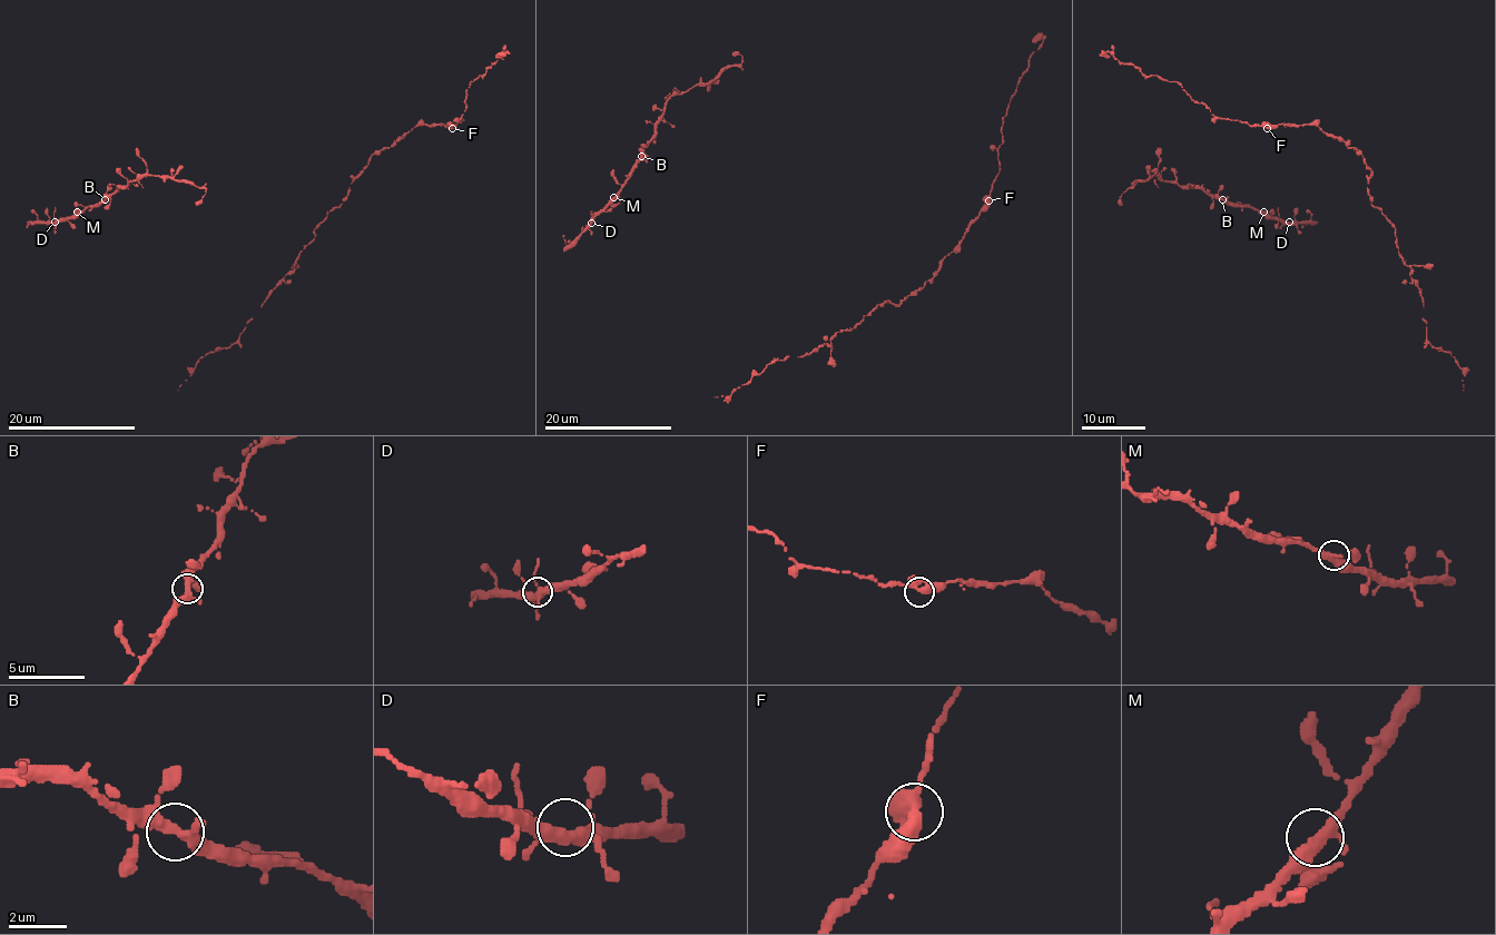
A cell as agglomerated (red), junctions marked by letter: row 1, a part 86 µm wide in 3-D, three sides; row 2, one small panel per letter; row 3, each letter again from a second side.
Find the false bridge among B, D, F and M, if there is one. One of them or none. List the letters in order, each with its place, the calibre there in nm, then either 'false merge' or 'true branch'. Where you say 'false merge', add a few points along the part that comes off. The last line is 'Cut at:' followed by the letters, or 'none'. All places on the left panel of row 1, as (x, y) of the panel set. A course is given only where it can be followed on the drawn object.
B: place (105, 199); calibre 320 nm; true branch
D: place (55, 222); calibre 320 nm; true branch
F: place (452, 128); calibre 360 nm; true branch
M: place (77, 212); calibre 320 nm; true branch
Cut at: none

